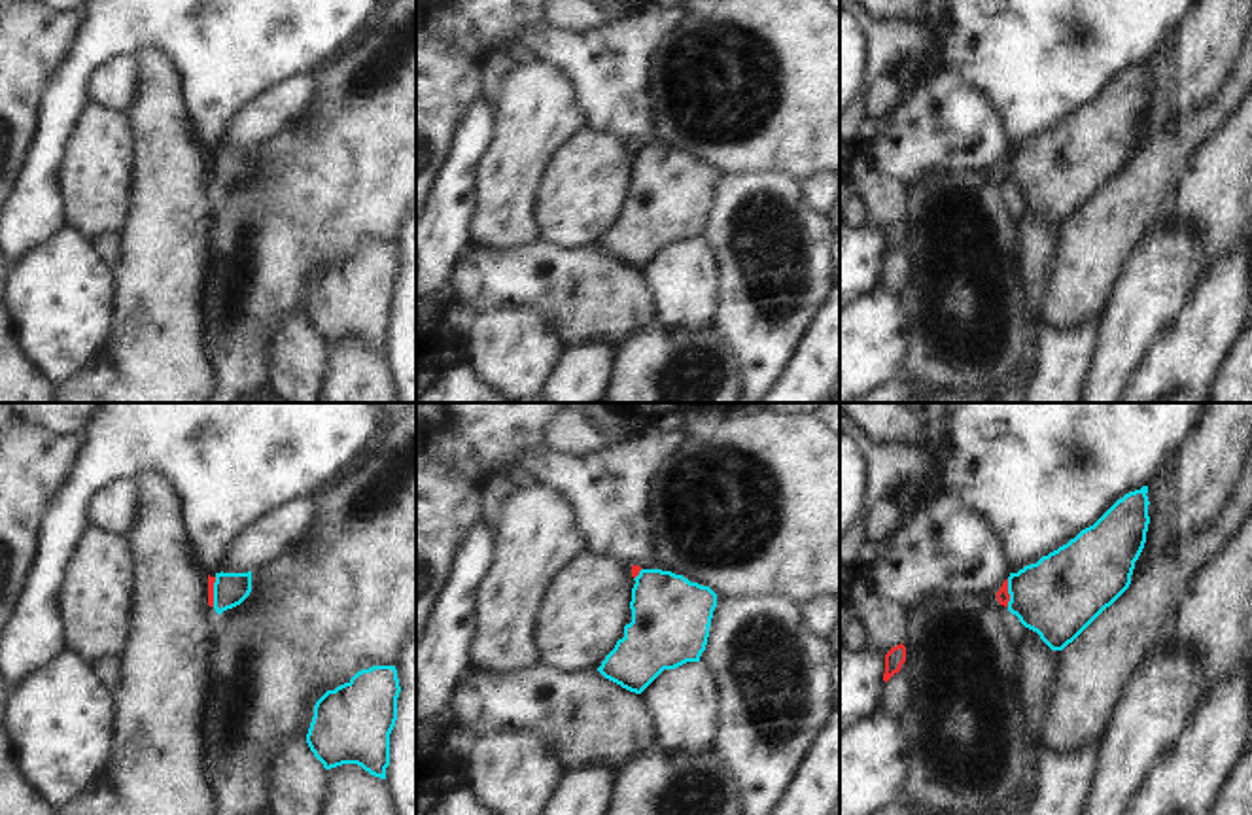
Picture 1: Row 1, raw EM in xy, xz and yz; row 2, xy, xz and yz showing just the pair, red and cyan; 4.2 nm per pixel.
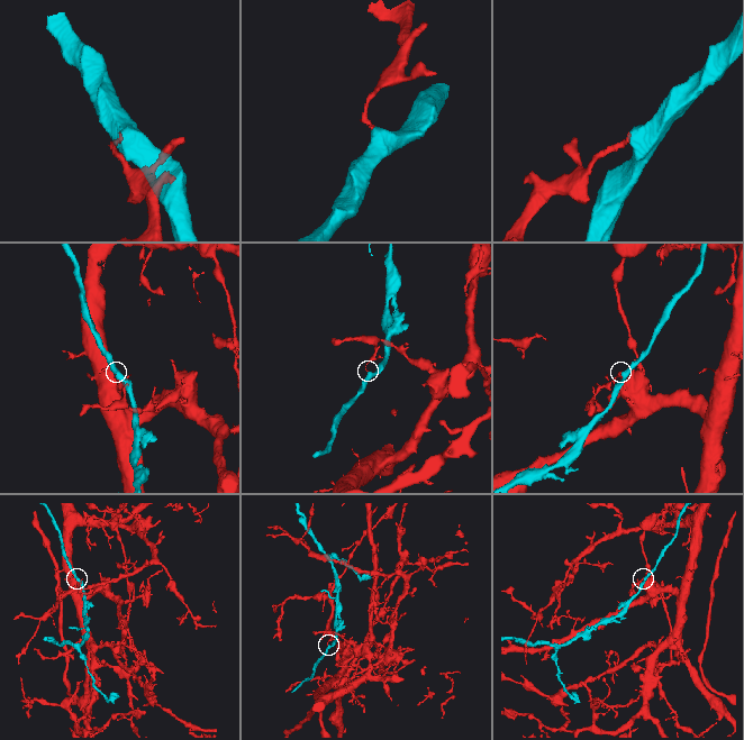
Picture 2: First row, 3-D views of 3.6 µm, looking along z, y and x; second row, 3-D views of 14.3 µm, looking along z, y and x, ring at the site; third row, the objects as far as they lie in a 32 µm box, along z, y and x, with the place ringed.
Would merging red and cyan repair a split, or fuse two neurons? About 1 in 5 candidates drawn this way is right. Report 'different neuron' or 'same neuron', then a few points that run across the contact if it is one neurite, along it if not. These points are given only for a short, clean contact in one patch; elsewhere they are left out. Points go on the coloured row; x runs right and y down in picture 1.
different neuron | yz (1007, 579), (1008, 606)

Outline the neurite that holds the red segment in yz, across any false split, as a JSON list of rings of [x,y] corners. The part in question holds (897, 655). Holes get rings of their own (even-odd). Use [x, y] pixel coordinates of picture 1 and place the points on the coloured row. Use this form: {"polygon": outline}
{"polygon": [[[900,643],[885,654],[883,681],[887,683],[895,673],[898,673],[904,662],[906,662],[906,647]]]}

